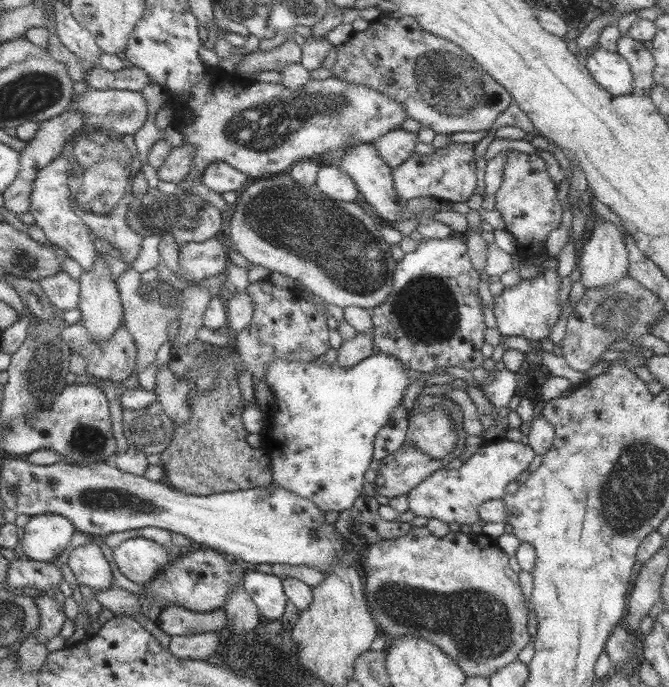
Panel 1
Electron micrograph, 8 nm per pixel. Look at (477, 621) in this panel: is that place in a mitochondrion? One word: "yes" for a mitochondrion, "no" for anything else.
yes

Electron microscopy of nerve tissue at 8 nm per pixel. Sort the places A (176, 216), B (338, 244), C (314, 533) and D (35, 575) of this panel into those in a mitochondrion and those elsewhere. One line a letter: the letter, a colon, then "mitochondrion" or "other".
A: mitochondrion
B: mitochondrion
C: other
D: other

